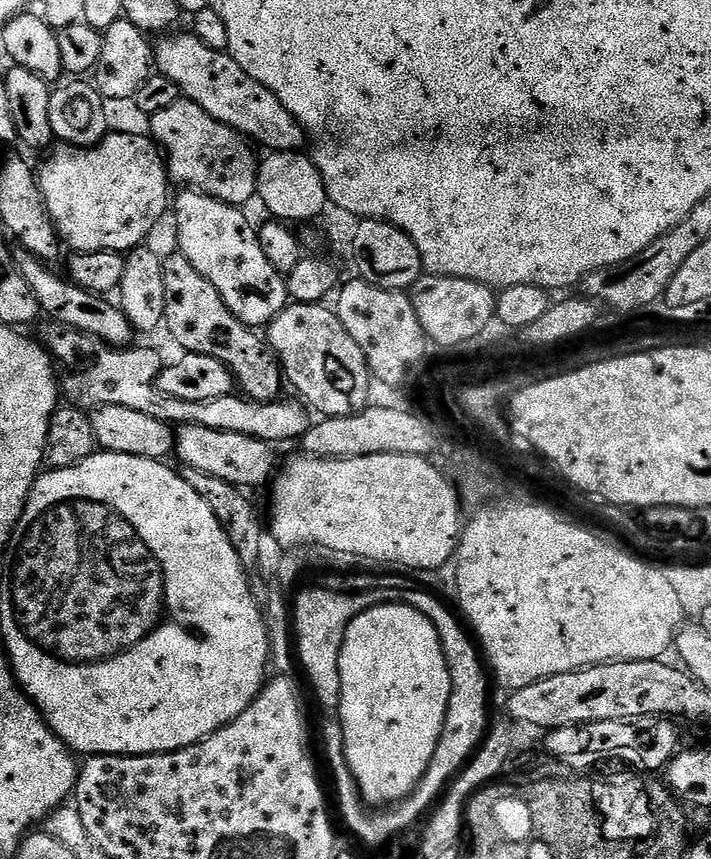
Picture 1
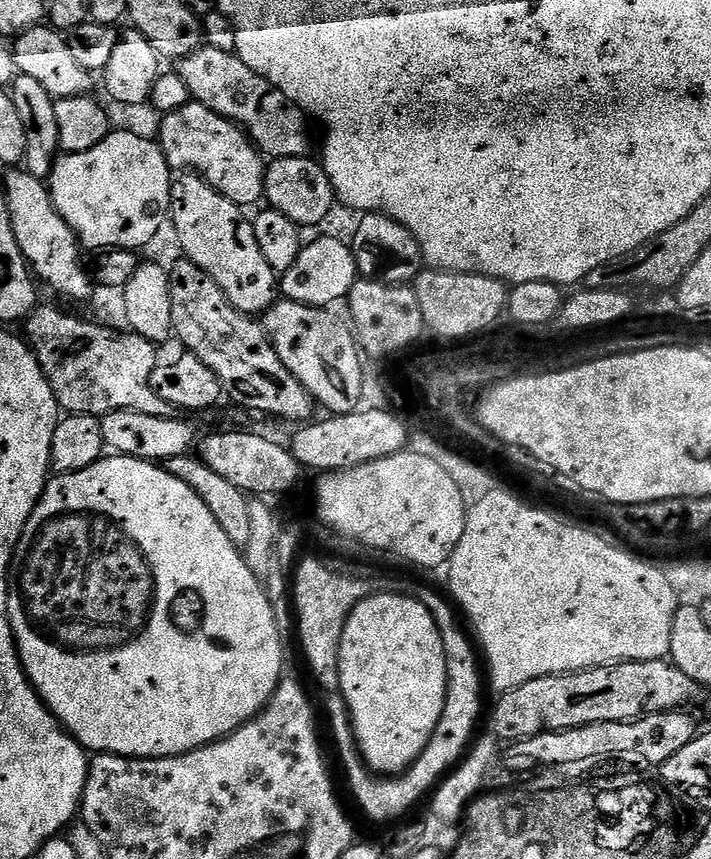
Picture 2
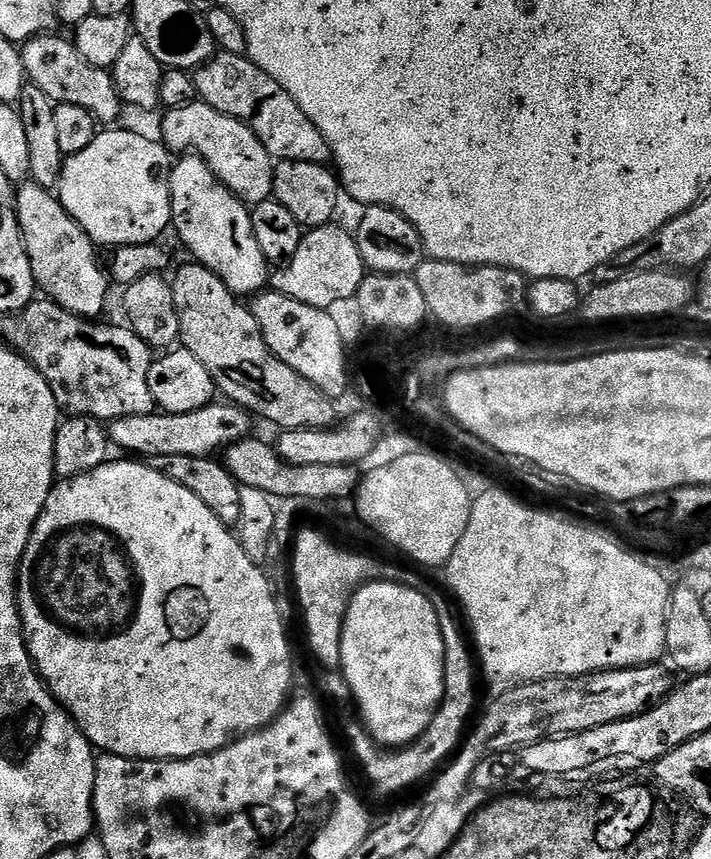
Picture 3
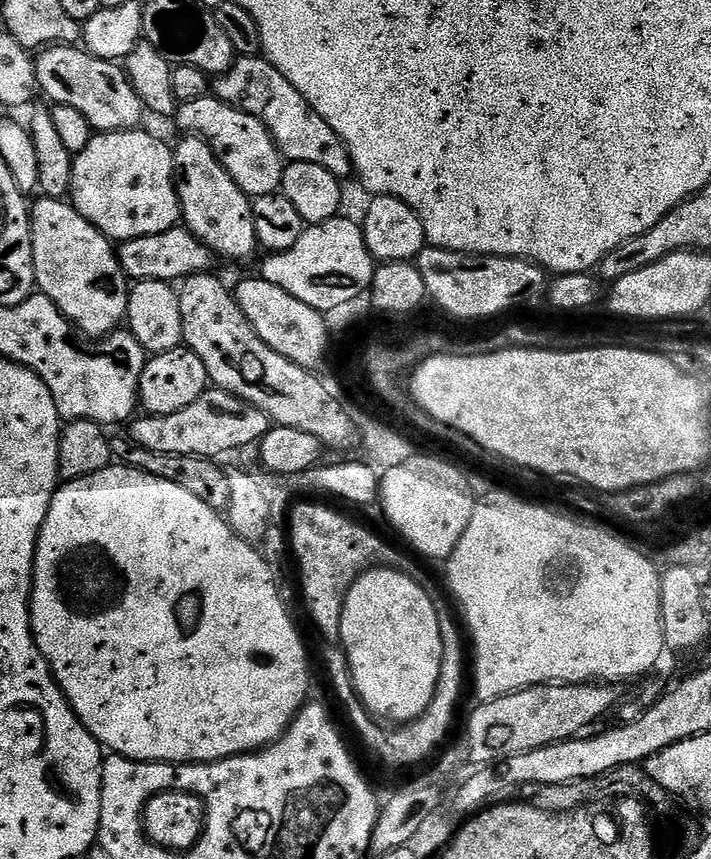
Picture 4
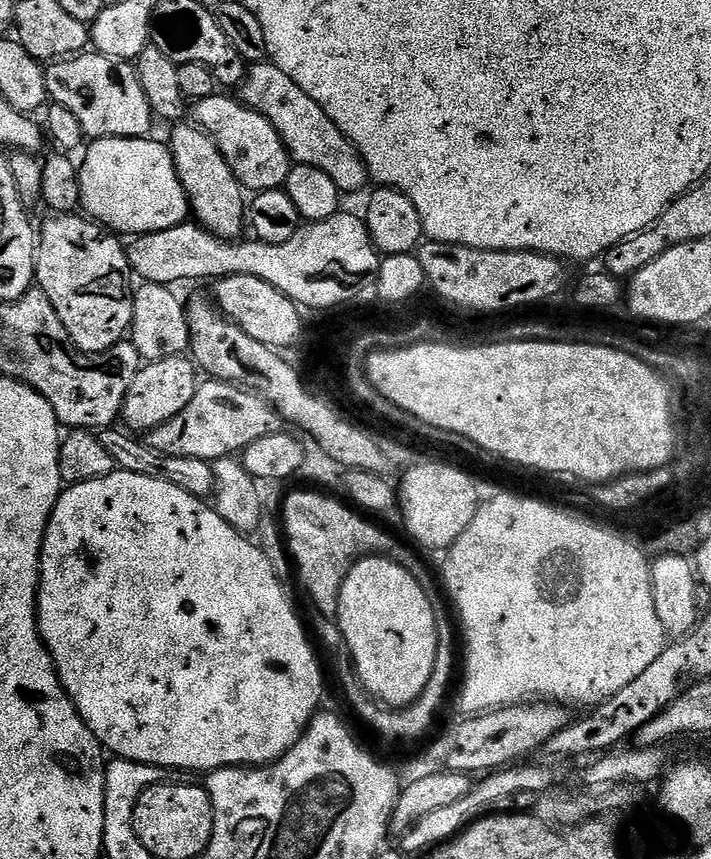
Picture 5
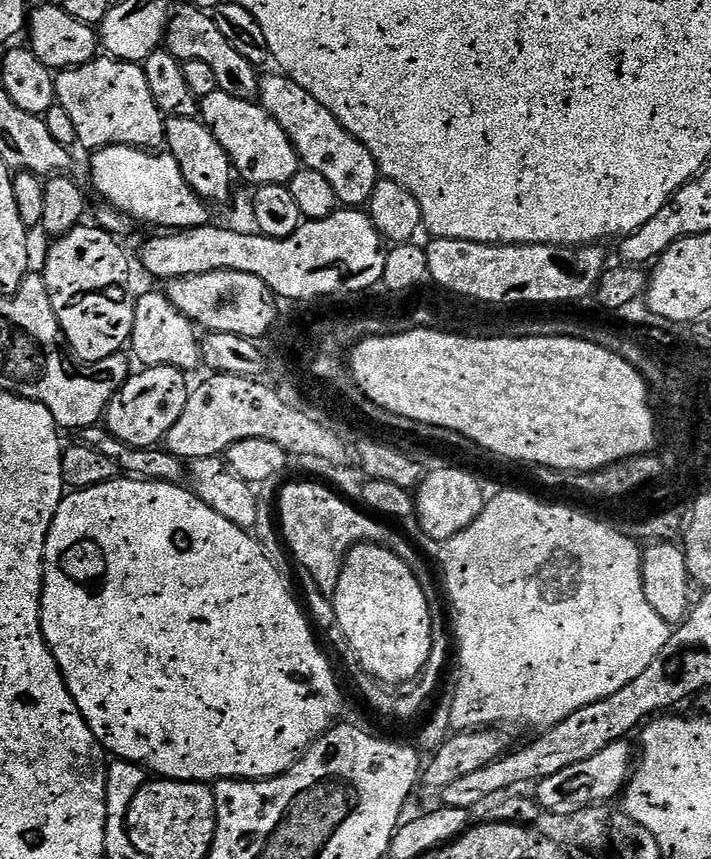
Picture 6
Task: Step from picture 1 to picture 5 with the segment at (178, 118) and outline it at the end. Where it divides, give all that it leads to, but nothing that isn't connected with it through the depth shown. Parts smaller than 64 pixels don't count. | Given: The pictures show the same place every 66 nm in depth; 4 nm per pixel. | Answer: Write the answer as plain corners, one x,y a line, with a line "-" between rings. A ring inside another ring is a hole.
215,94
195,101
190,108
191,119
197,128
214,138
214,146
222,150
222,158
226,158
226,166
234,170
234,178
238,178
241,188
252,194
283,189
294,161
288,155
278,130
274,130
262,114
228,96
231,95

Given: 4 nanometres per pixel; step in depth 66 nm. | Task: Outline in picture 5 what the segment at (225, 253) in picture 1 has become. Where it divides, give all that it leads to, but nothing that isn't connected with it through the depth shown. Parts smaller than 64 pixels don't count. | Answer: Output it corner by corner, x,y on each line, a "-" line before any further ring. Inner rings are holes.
192,122
177,123
172,132
168,147
172,149
176,173
182,182
182,190
186,190
188,206
195,223
221,240
243,237
244,226
246,230
246,192
240,187
238,178
234,178
234,170
226,166
222,150
214,146
214,138
207,136

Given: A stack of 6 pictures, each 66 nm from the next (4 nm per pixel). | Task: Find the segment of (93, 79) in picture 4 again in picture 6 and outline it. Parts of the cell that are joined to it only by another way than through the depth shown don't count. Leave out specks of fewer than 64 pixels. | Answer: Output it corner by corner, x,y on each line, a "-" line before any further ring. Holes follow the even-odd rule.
104,54
77,68
63,69
56,76
56,103
61,104
74,121
74,130
79,147
95,150
121,144
131,148
147,148
156,150
164,144
165,113
154,102
154,94
150,94
150,85
146,82
143,67
125,60
114,60

